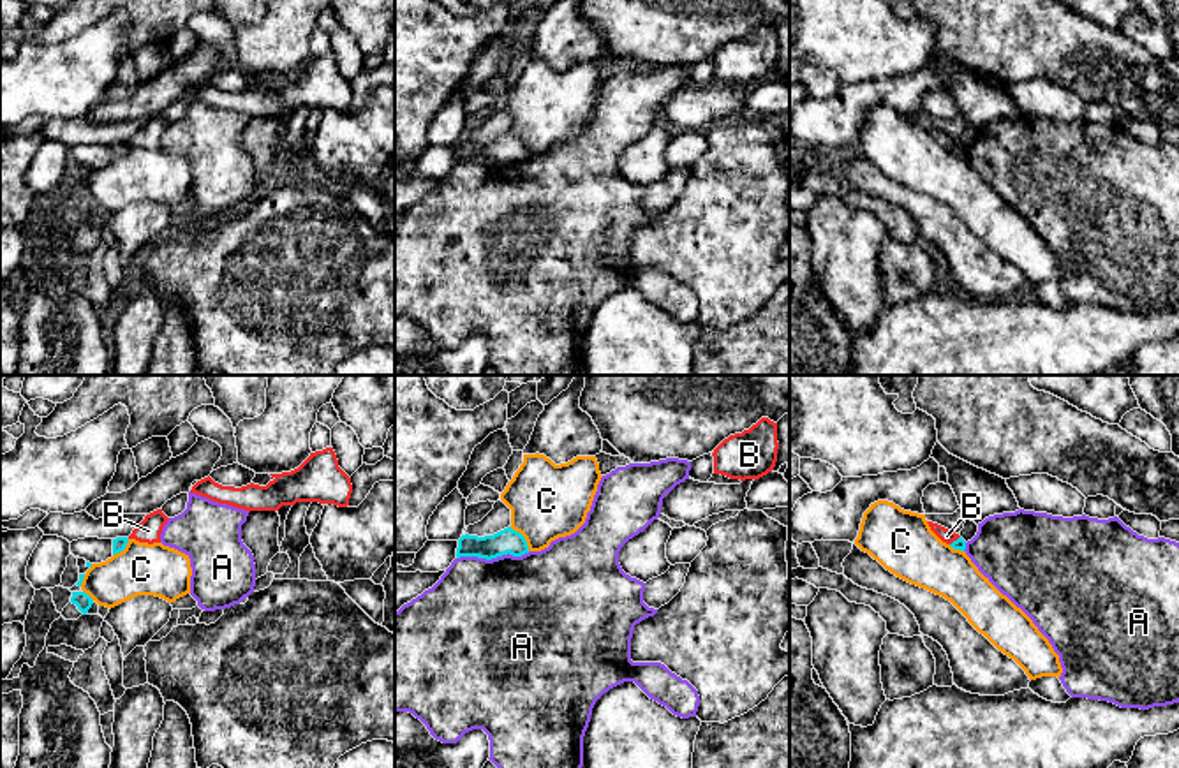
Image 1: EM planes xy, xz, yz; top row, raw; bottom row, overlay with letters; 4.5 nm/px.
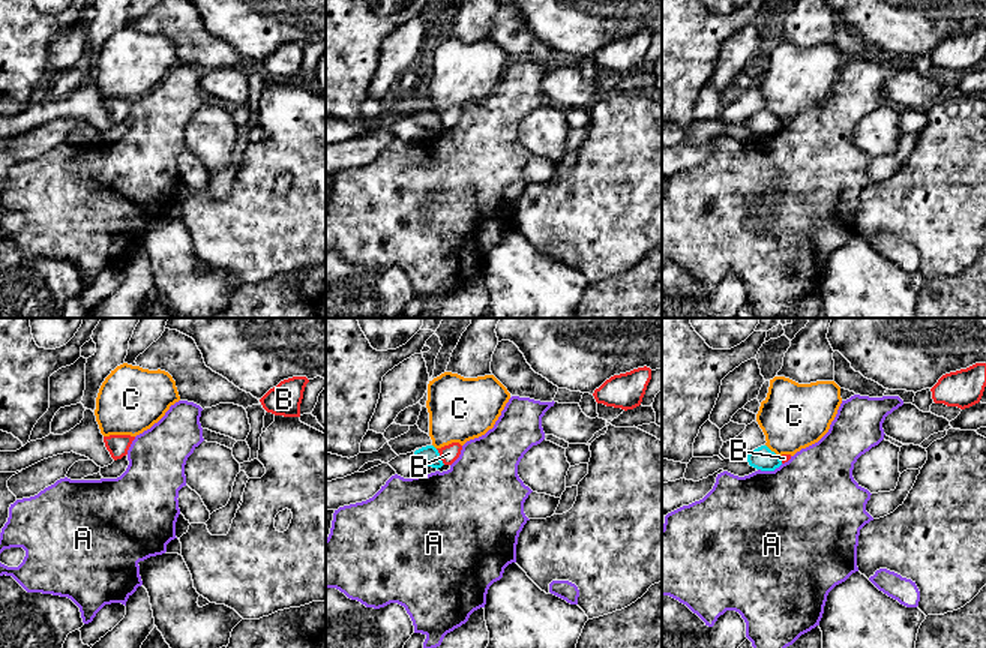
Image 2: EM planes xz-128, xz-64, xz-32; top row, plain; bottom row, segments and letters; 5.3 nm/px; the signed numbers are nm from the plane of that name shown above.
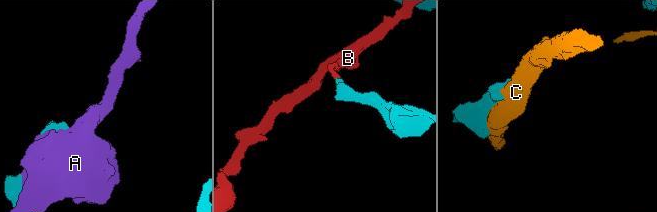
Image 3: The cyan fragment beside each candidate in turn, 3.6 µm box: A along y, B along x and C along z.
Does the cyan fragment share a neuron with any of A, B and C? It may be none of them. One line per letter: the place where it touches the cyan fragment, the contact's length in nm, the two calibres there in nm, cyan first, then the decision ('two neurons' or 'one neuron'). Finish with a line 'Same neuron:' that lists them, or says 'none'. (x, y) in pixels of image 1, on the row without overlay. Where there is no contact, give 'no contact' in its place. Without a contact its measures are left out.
A: meets cyan in xz at (492, 162); contact 340 nm long; 110 nm thick on the cyan side, 480 nm on the other; two neurons
B: meets cyan in yz at (954, 147); contact 60 nm long; 50 nm thick on the cyan side, 70 nm on the other; two neurons
C: meets cyan in xz at (524, 143); contact 140 nm long; 110 nm thick on the cyan side, 340 nm on the other; two neurons
Same neuron: none

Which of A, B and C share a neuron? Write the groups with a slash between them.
A / B / C

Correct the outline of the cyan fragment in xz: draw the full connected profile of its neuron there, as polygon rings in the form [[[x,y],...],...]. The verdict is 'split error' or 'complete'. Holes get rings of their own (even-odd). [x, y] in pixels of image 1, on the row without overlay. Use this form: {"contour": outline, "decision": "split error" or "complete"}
{"contour": [[[511,132],[485,143],[465,139],[458,144],[456,153],[456,164],[478,162],[492,166],[508,159],[513,162],[522,162],[529,159],[525,143]]], "decision": "complete"}

